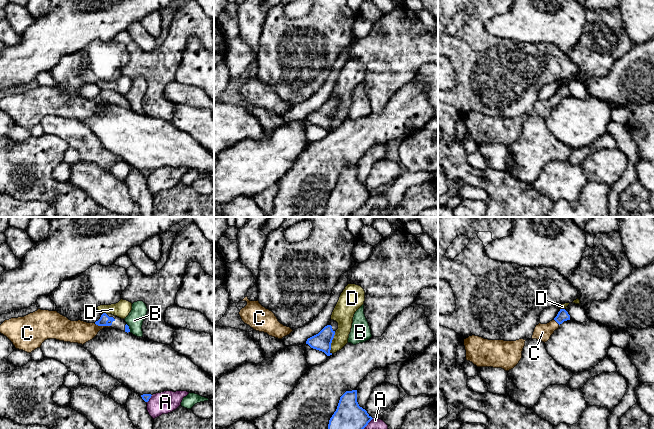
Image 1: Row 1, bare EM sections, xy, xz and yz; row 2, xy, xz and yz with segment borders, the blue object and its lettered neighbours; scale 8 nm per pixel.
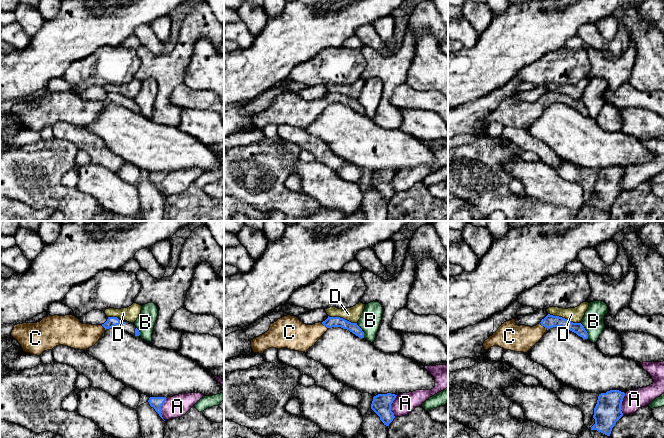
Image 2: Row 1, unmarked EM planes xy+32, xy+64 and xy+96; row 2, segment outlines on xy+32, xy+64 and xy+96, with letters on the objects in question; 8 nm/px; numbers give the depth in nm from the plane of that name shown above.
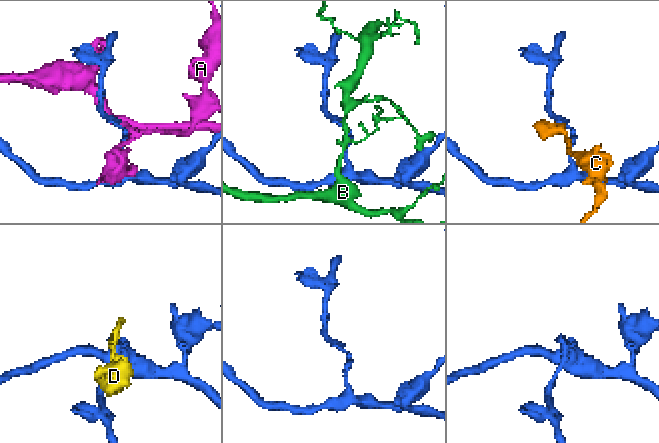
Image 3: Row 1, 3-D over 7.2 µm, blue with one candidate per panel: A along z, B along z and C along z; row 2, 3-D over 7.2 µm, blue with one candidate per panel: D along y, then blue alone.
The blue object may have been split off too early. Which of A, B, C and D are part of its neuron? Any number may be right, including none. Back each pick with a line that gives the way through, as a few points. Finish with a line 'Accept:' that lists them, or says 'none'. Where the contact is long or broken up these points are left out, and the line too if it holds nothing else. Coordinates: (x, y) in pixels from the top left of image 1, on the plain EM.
C: Path across: xy (104, 95), (102, 101), (80, 108)
Accept: C

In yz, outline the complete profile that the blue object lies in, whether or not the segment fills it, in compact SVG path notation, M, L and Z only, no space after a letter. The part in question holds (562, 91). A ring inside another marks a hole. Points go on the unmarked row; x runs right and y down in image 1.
M560 85L557 92L547 100L539 99L536 101L532 115L537 115L542 118L547 118L555 106L559 104L559 101L564 97L570 96L570 91L565 85Z

